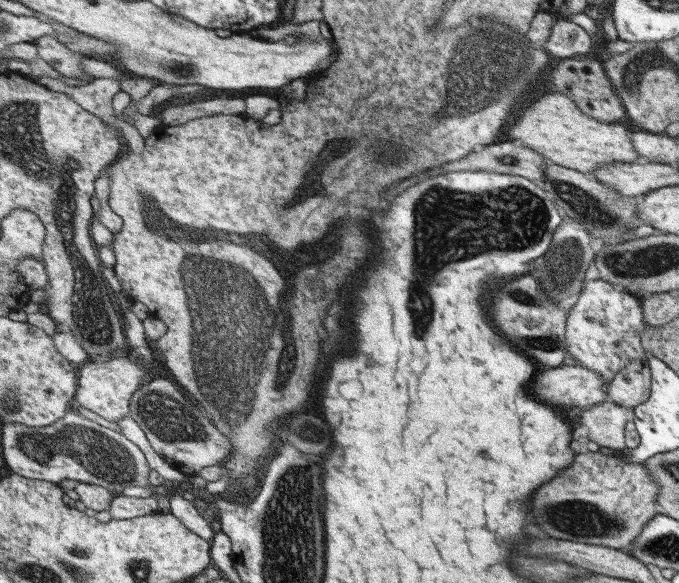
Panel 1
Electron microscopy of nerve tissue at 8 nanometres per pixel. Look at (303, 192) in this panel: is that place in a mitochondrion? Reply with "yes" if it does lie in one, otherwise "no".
yes

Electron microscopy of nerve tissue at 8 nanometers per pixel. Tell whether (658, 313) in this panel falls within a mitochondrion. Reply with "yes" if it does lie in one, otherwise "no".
no

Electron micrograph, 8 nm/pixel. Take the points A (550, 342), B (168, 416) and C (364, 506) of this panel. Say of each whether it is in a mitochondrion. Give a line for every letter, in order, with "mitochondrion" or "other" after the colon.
A: mitochondrion
B: mitochondrion
C: other

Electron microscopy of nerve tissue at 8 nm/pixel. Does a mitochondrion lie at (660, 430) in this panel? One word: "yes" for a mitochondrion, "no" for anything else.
no

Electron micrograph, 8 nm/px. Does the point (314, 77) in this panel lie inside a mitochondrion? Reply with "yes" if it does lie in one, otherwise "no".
no

